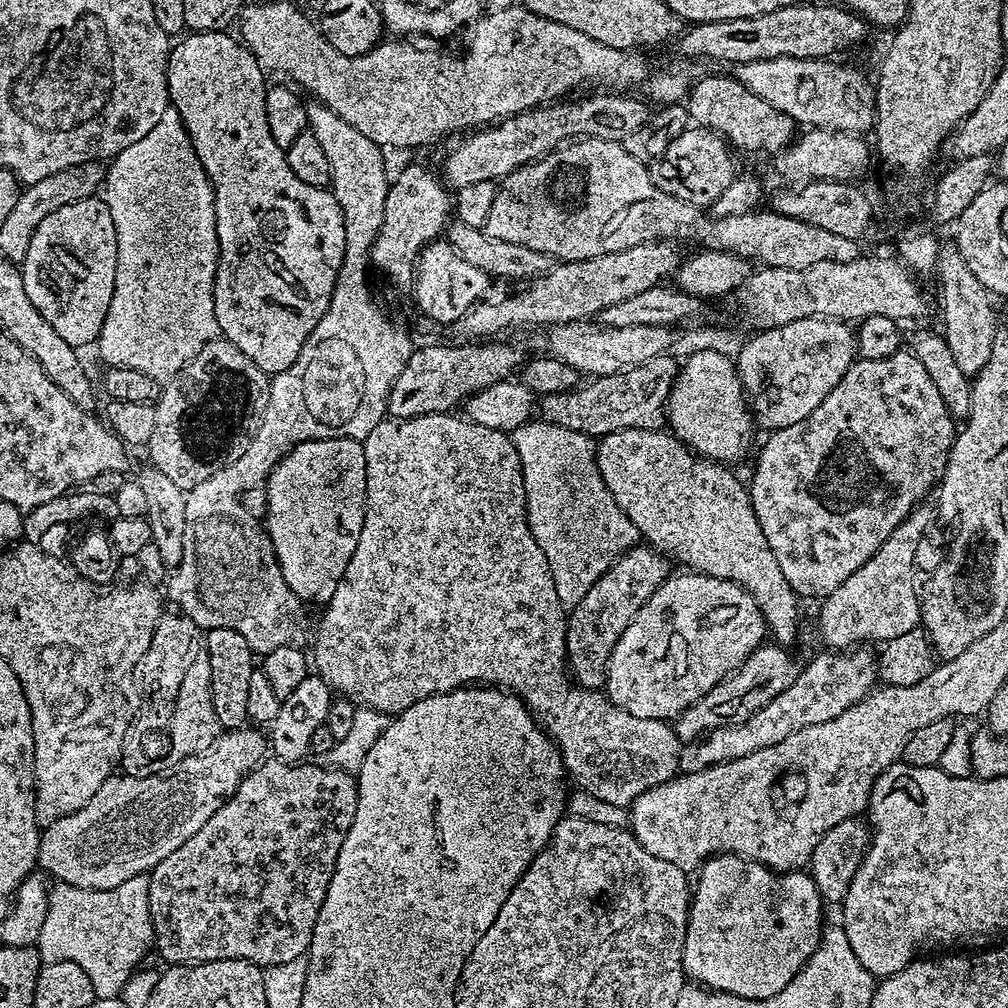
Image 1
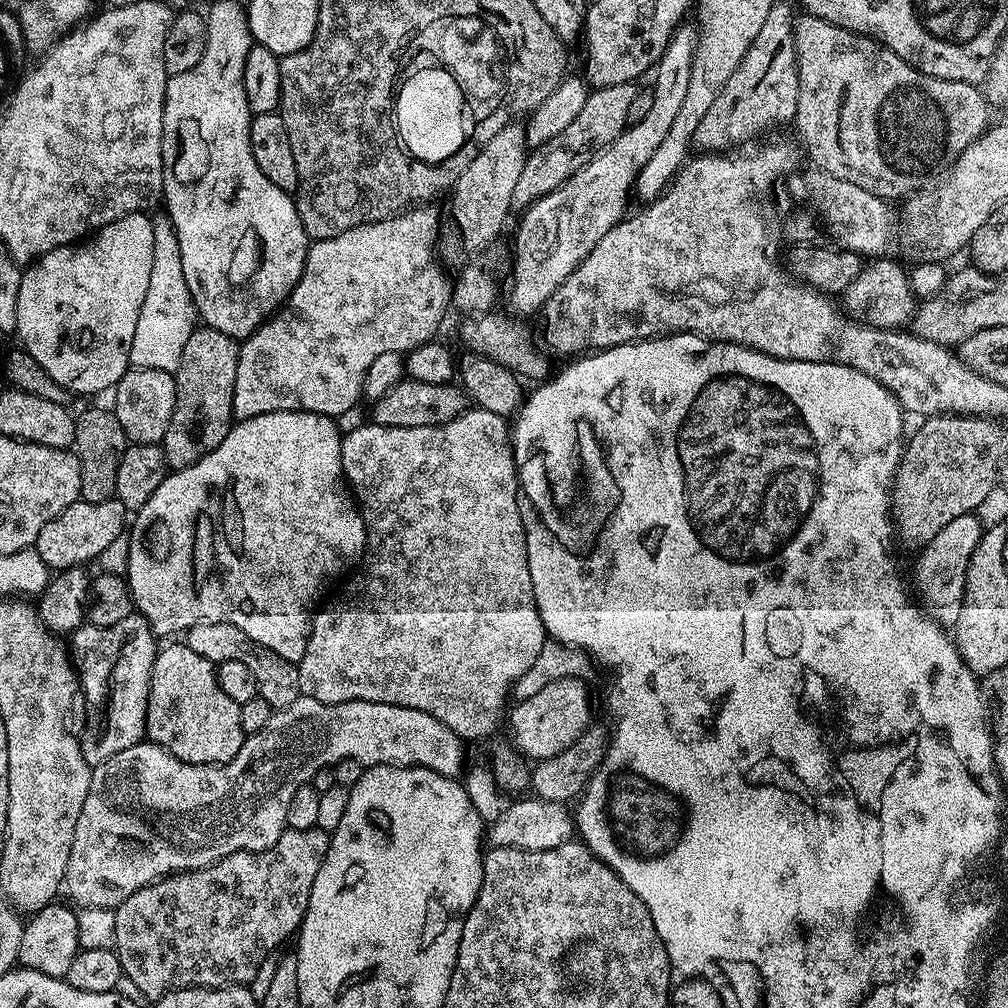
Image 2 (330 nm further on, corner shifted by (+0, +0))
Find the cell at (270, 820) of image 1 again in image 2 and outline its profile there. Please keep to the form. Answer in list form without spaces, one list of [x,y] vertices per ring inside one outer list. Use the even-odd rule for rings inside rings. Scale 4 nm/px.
[[[287,827],[284,829],[282,838],[278,838],[278,842],[274,842],[274,846],[270,846],[266,850],[261,852],[235,852],[218,862],[207,864],[204,868],[195,868],[189,872],[177,872],[171,876],[165,876],[164,879],[156,880],[142,890],[130,894],[130,898],[126,898],[126,902],[122,902],[114,910],[116,914],[114,918],[114,938],[116,939],[114,951],[120,960],[126,980],[129,980],[142,995],[149,996],[149,1001],[152,1002],[159,1000],[173,988],[191,988],[193,986],[227,988],[230,984],[251,985],[254,974],[258,974],[258,966],[262,966],[266,957],[273,955],[277,951],[275,948],[287,936],[295,937],[297,935],[300,923],[308,913],[310,890],[314,886],[314,878],[318,878],[318,869],[322,866],[322,862],[328,853],[329,839],[329,833],[318,827],[310,830],[294,830]]]

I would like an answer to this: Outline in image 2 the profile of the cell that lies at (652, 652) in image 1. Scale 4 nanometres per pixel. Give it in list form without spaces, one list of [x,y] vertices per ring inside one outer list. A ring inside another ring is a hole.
[[[575,676],[555,680],[542,686],[538,694],[519,701],[516,709],[507,713],[506,724],[508,720],[508,728],[512,731],[510,740],[521,756],[532,762],[554,758],[554,754],[562,754],[566,746],[574,746],[577,738],[588,731],[593,723],[592,700],[584,683],[583,679]]]

